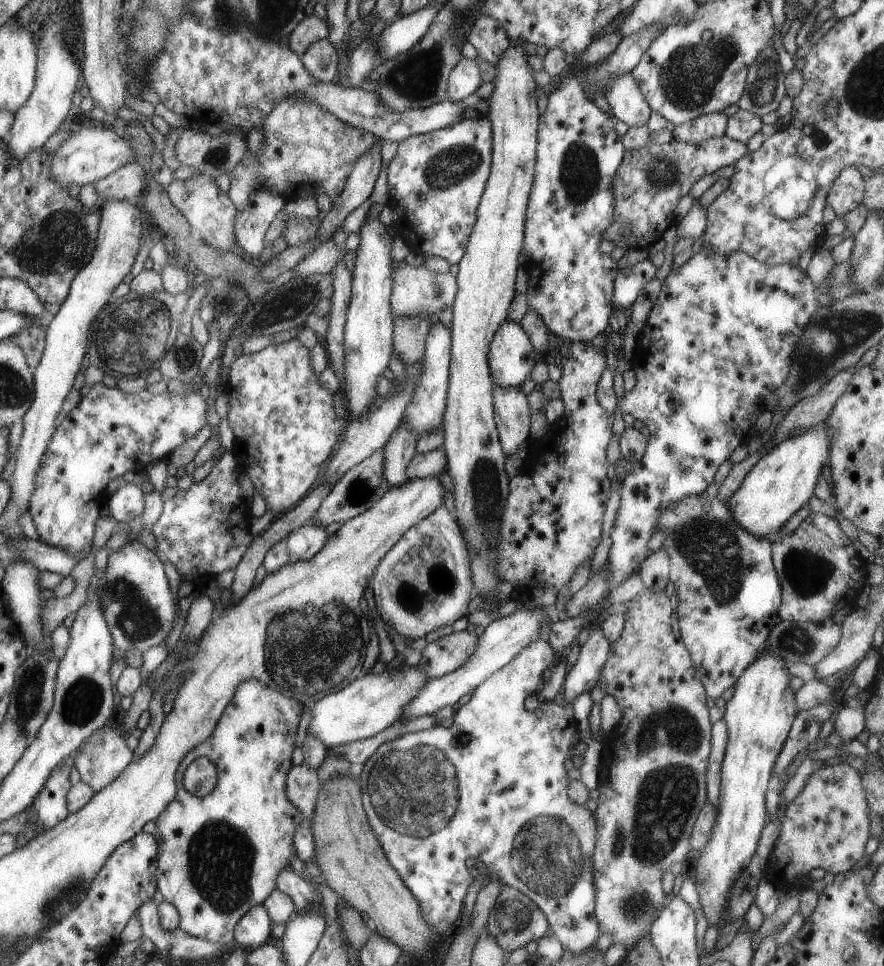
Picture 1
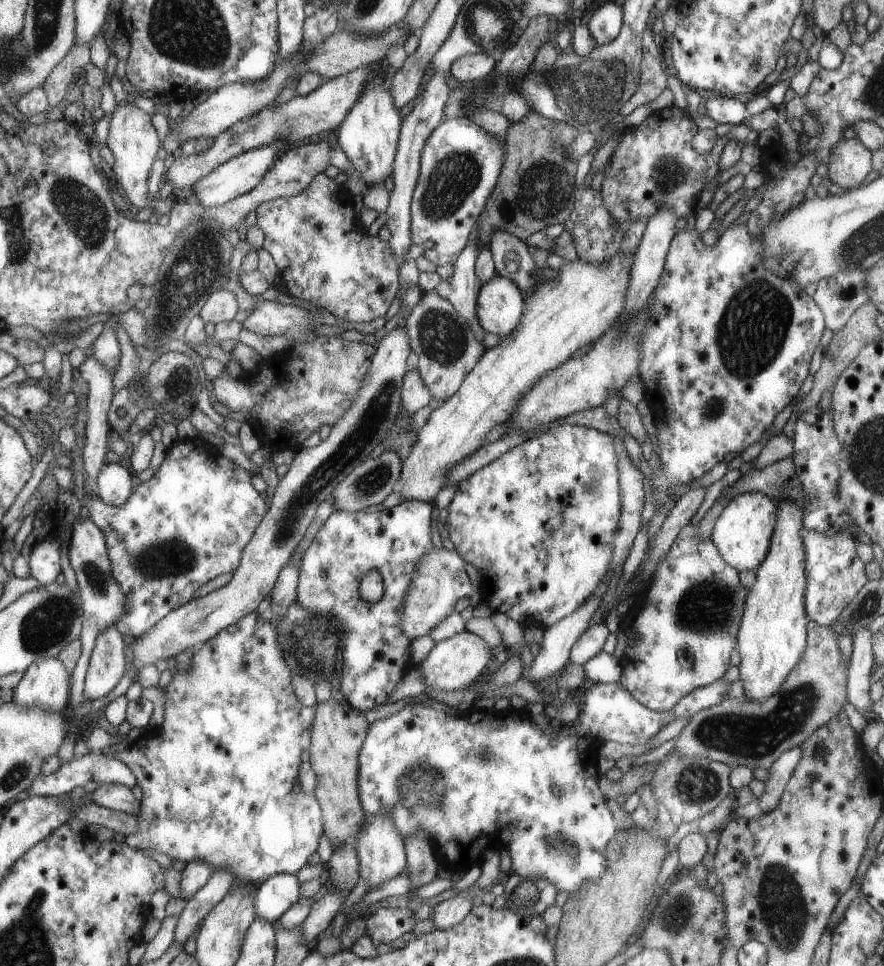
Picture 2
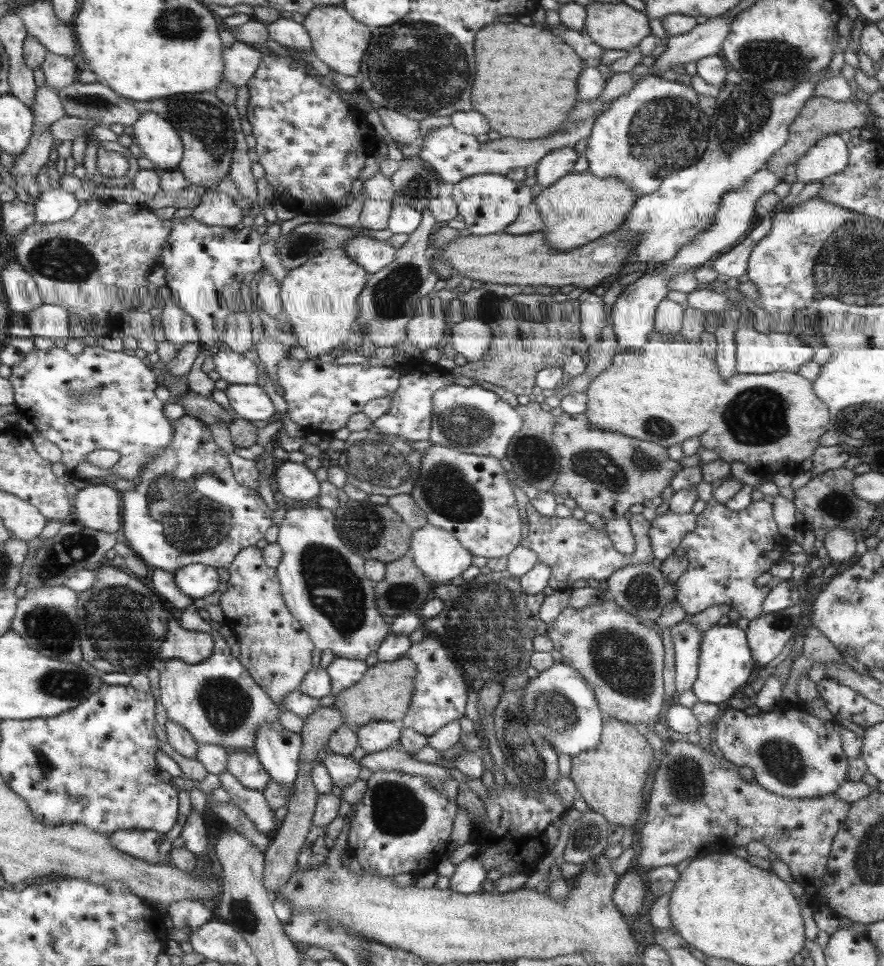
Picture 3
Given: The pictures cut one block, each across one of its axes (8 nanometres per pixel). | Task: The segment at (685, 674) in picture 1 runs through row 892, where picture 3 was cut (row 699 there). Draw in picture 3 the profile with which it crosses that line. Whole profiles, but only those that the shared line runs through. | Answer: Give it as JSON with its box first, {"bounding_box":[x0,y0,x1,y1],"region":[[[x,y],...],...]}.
{"bounding_box":[545,600,663,725],"region":[[[611,600],[580,609],[565,607],[546,625],[545,637],[561,655],[564,666],[573,667],[591,688],[607,718],[647,725],[663,706],[663,646],[661,638],[635,616]]]}

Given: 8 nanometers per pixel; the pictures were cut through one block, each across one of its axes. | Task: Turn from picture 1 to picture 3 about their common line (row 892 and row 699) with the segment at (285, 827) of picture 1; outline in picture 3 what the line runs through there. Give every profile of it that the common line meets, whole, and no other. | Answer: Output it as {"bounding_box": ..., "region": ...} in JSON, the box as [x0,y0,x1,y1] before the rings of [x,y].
{"bounding_box":[155,604,278,753],"region":[[[192,604],[179,614],[179,626],[207,634],[213,647],[211,656],[196,665],[177,658],[155,665],[159,671],[159,697],[166,718],[180,724],[198,744],[221,746],[229,752],[253,753],[256,728],[278,720],[276,703],[253,682],[247,668],[231,656],[225,642],[199,618]]]}

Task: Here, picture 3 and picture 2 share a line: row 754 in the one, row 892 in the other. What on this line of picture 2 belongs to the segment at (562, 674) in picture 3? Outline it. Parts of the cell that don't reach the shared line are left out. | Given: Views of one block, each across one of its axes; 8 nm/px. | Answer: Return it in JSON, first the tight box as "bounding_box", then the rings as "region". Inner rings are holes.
{"bounding_box":[359,678,730,896],"region":[[[723,678],[715,680],[712,684],[697,688],[696,691],[689,692],[684,698],[680,699],[675,706],[665,710],[665,712],[653,712],[644,708],[639,702],[636,702],[625,688],[621,687],[619,682],[615,683],[599,683],[588,682],[582,684],[582,692],[577,704],[579,713],[573,722],[566,724],[560,723],[554,727],[547,722],[547,728],[541,730],[539,726],[535,726],[534,721],[527,712],[525,718],[519,716],[518,710],[508,708],[504,711],[497,712],[492,708],[476,709],[471,708],[469,711],[462,711],[459,716],[452,718],[439,710],[433,710],[427,705],[409,704],[405,705],[397,714],[391,714],[383,720],[377,720],[368,725],[367,735],[363,747],[360,749],[359,756],[359,796],[361,807],[364,809],[366,817],[375,816],[375,814],[387,814],[399,834],[399,838],[405,842],[405,838],[415,836],[419,832],[423,832],[427,836],[427,842],[433,847],[435,858],[439,863],[439,874],[450,876],[450,874],[463,873],[472,866],[480,866],[484,860],[484,854],[487,850],[503,849],[509,854],[511,869],[513,874],[529,878],[529,880],[545,880],[549,884],[553,884],[557,892],[565,892],[567,896],[573,896],[579,890],[581,884],[585,884],[587,880],[597,880],[605,870],[607,860],[605,860],[605,846],[607,840],[615,834],[615,822],[605,806],[605,798],[599,791],[597,780],[593,776],[593,772],[587,772],[587,768],[597,768],[597,752],[599,746],[605,742],[615,742],[622,745],[640,745],[649,742],[663,726],[677,720],[678,718],[686,717],[689,719],[695,712],[713,706],[717,702],[725,699],[725,692],[729,690],[730,683],[725,682]],[[551,788],[559,788],[561,794],[557,796]],[[508,827],[511,834],[506,843],[500,839],[500,832],[503,828]]]}

